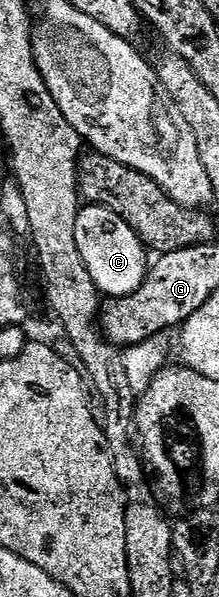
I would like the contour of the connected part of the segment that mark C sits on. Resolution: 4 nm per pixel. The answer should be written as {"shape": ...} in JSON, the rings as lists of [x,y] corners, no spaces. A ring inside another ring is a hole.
{"shape":[[[97,206],[83,207],[76,218],[76,246],[80,246],[80,258],[84,258],[84,266],[88,266],[88,274],[92,274],[99,293],[110,298],[127,296],[145,282],[148,271],[147,249],[132,230],[132,226],[128,226],[128,222],[124,222],[124,218],[120,218],[112,210]]]}

